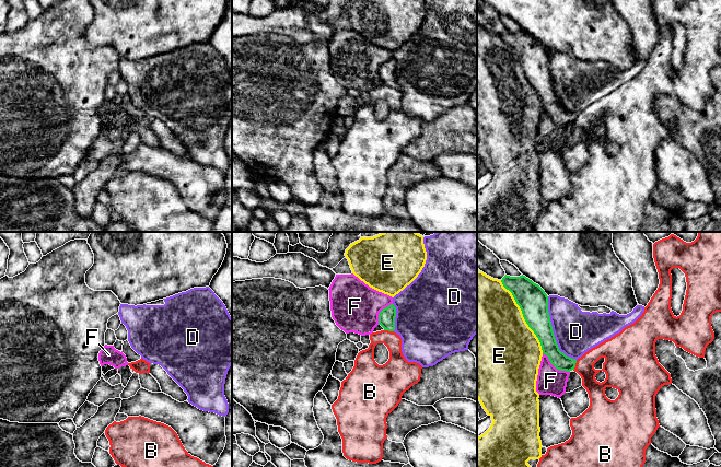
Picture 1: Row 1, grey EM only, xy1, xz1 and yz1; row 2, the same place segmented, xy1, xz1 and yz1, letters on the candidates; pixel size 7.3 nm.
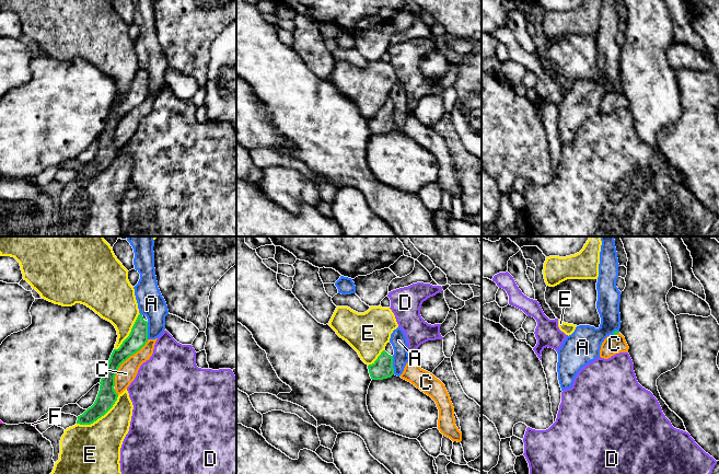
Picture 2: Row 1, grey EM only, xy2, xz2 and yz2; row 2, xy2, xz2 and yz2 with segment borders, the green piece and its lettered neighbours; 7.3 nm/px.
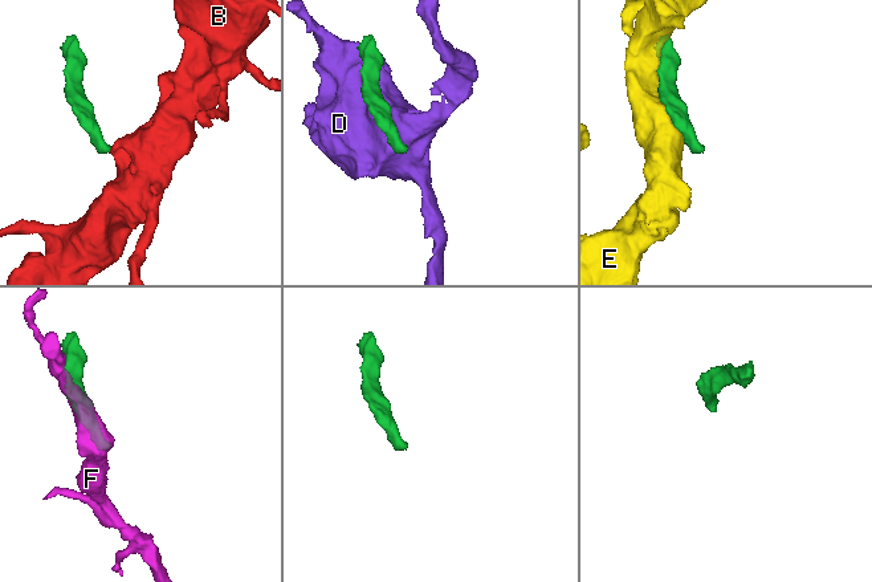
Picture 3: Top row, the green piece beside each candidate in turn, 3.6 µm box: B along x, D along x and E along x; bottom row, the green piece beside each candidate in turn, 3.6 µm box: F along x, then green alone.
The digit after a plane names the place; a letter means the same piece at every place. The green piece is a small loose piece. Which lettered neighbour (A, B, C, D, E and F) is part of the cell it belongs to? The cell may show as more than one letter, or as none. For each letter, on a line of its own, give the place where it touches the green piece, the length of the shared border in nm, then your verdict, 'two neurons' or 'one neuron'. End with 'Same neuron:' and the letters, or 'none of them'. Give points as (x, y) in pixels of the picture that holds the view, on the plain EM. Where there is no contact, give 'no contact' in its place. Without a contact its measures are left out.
A: contact xz2 (392, 119); length 140 nm; two neurons
B: contact yz1 (574, 120); length 80 nm; two neurons
C: contact xy2 (124, 115); length 420 nm; two neurons
D: contact yz1 (553, 86); length 500 nm; two neurons
E: contact yz1 (523, 71); length 600 nm; two neurons
F: contact yz1 (555, 121); length 240 nm; two neurons
Same neuron: none of them

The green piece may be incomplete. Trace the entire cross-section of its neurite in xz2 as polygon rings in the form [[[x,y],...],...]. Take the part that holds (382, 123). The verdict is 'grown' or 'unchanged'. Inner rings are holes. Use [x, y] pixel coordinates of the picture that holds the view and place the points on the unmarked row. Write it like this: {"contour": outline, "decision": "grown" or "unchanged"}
{"contour": [[[389,96],[378,114],[372,119],[368,120],[372,135],[387,134],[394,129],[393,109],[394,104],[392,99]]], "decision": "grown"}

